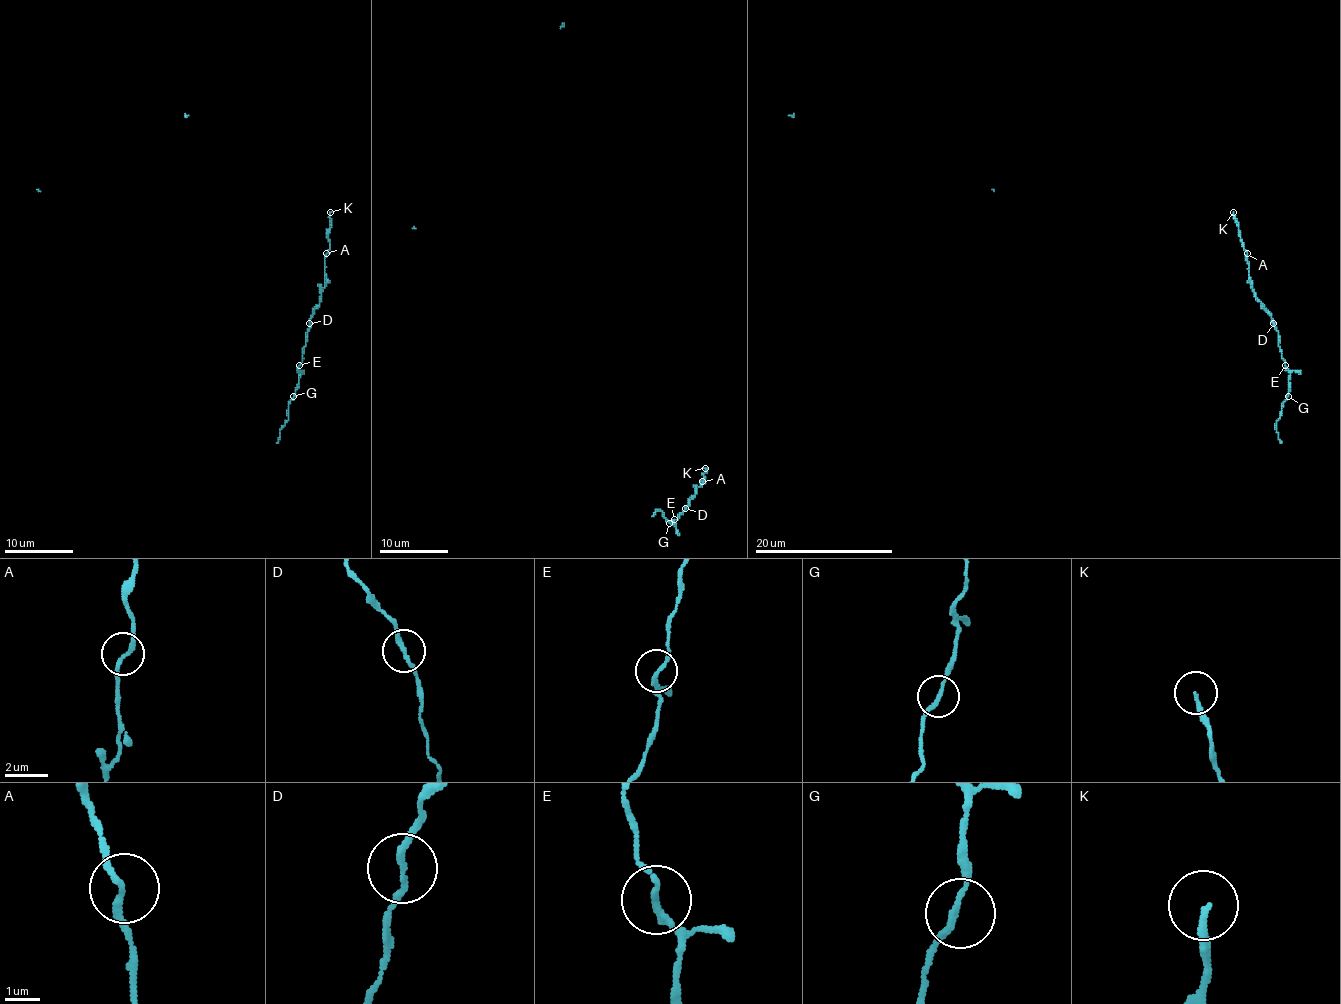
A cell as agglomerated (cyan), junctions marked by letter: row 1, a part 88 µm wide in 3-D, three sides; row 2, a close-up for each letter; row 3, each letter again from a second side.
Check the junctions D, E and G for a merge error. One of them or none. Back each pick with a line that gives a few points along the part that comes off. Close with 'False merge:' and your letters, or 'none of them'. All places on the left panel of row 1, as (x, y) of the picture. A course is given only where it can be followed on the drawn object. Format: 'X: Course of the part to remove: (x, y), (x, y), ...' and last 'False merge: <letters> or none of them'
False merge: none of them

